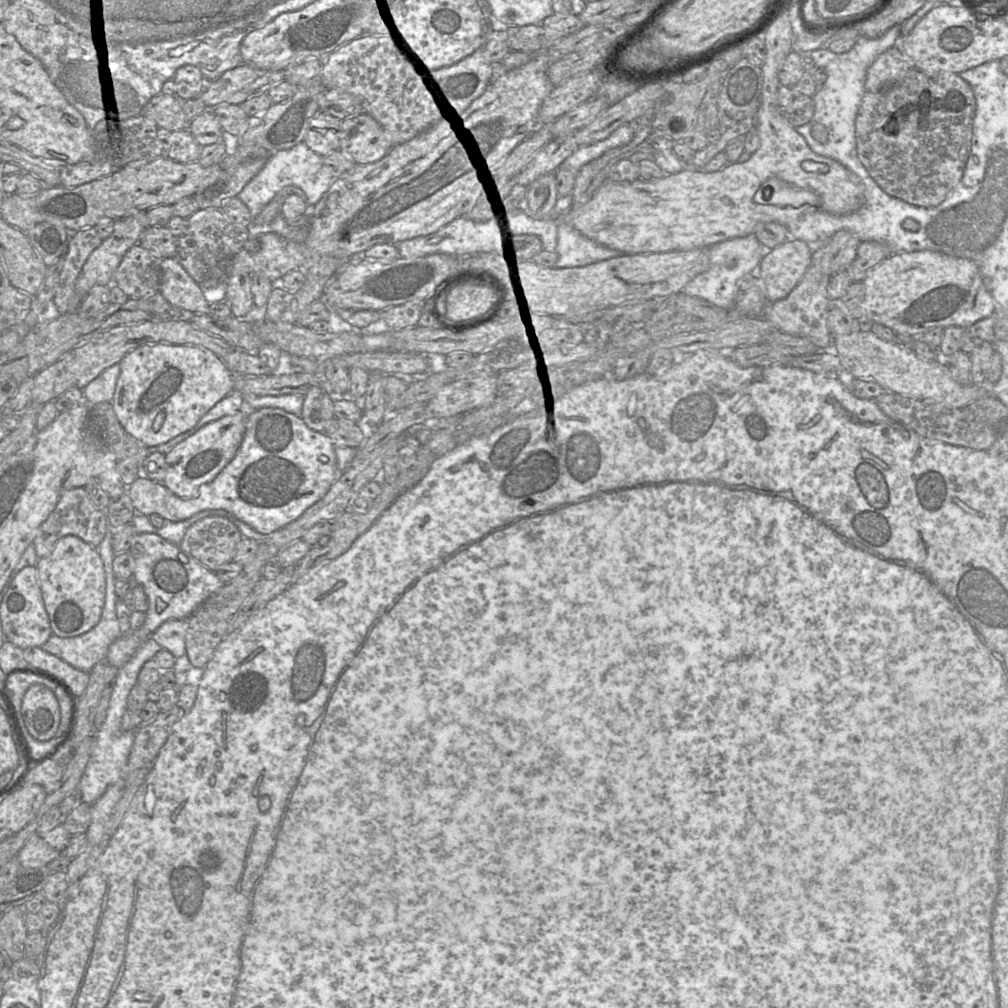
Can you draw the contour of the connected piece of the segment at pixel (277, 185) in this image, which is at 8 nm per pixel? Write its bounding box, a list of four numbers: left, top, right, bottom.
[238,143,334,218]

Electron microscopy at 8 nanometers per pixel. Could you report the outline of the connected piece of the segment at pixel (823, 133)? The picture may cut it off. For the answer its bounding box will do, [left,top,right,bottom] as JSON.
[786,26,914,239]

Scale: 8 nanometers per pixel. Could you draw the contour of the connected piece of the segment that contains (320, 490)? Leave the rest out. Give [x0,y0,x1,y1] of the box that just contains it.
[127,408,341,535]

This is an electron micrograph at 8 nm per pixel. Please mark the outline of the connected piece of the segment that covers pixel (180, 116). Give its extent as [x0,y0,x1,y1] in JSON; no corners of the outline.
[144,92,191,132]

